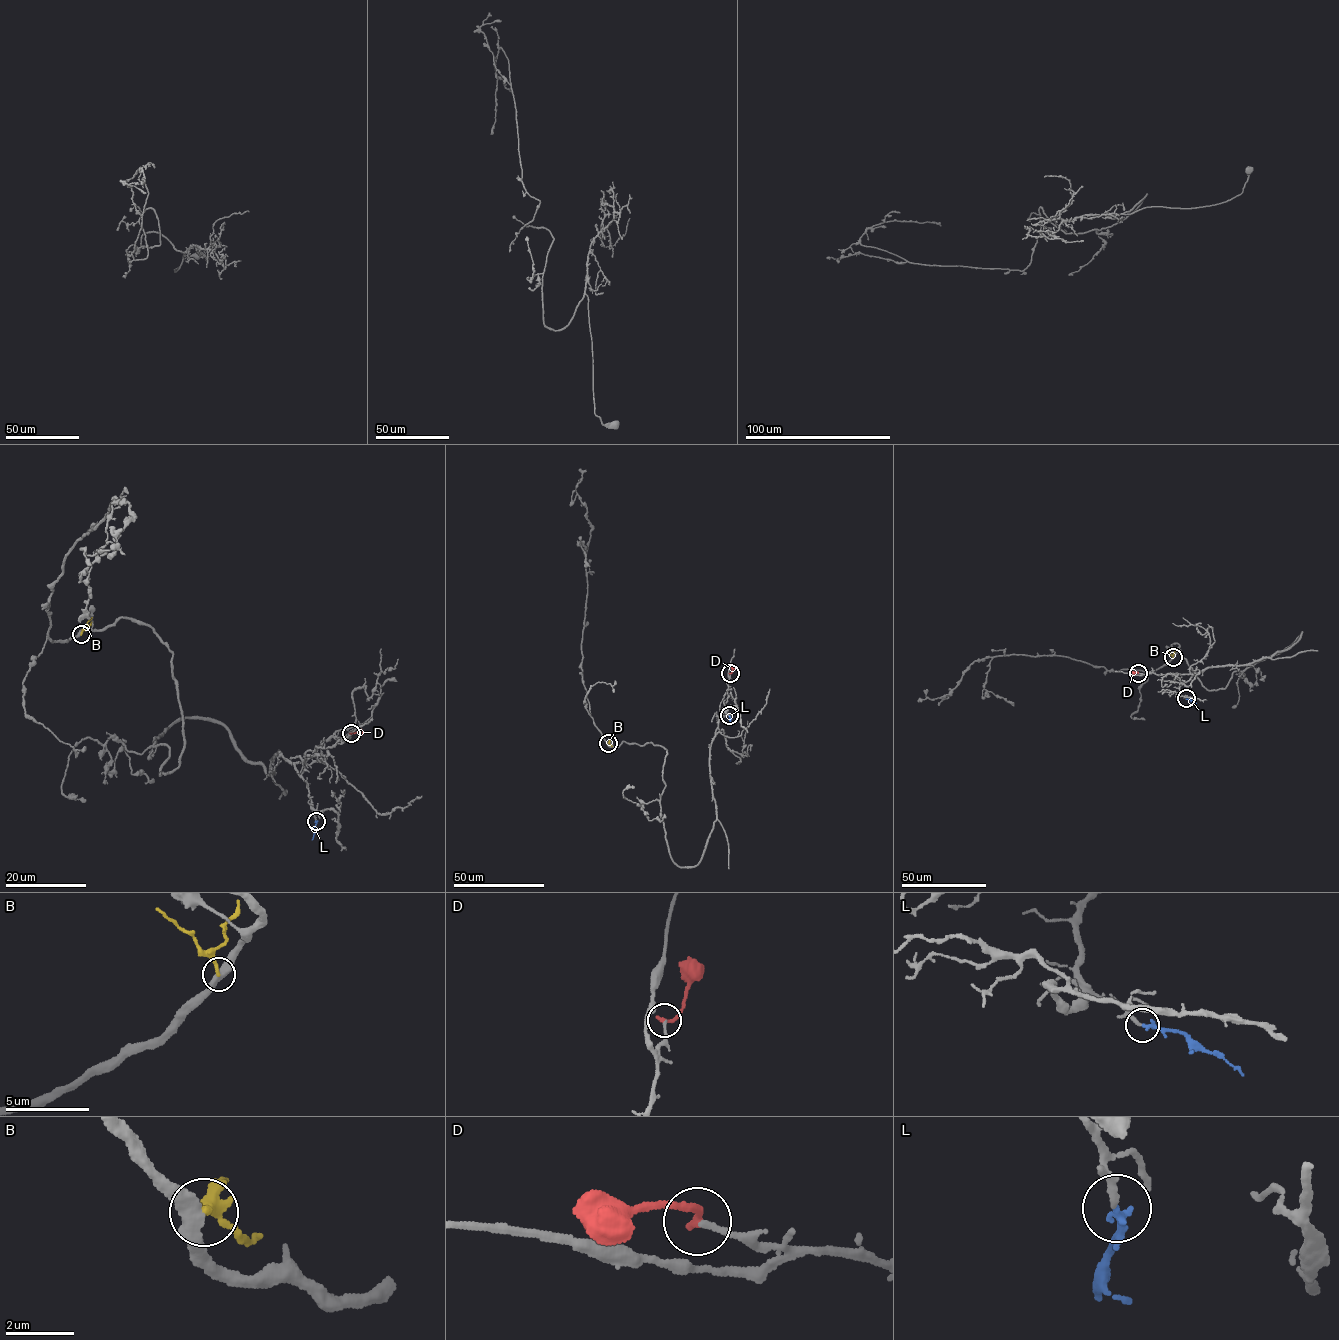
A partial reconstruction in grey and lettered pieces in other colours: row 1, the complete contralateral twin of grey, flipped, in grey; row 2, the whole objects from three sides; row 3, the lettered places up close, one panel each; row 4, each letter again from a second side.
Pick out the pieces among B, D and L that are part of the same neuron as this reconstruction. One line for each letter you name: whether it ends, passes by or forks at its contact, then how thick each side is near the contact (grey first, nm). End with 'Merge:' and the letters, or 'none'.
L: it ends | 220/240 nm
Merge: L

